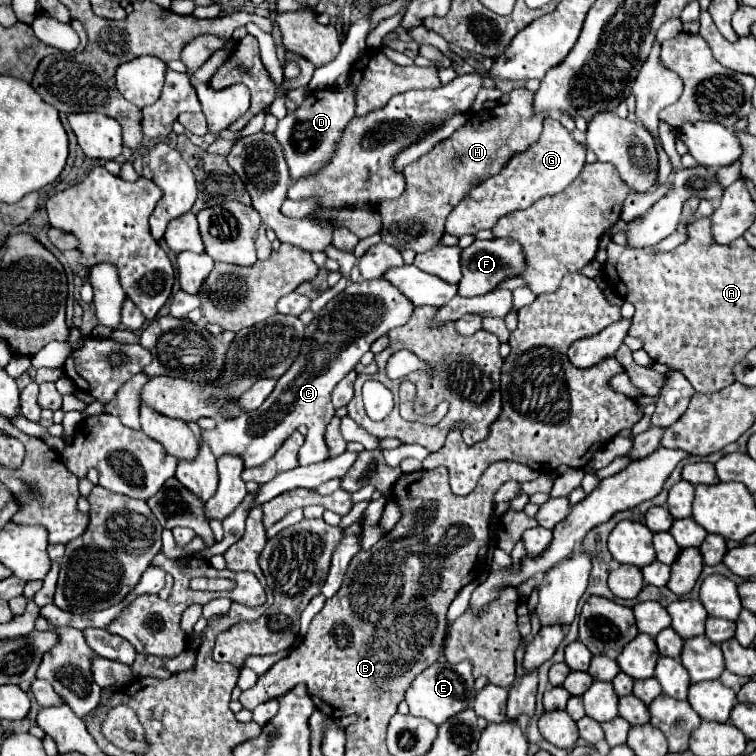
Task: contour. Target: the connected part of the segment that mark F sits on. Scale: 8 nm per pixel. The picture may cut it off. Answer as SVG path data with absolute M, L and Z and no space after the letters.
M512 238L476 240L462 250L462 280L458 284L460 296L480 296L492 292L500 282L524 272L524 250Z

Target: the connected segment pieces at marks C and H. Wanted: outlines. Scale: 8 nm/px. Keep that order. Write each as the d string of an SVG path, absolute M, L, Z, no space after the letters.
M380 278L380 280L364 280L364 282L358 282L358 284L350 282L346 286L346 290L340 292L338 296L334 296L314 316L314 320L306 326L304 342L300 346L300 354L298 354L296 362L288 368L288 372L284 372L278 378L276 388L264 400L264 404L258 410L252 410L252 412L242 414L240 418L222 420L222 422L216 424L214 430L220 430L220 456L222 454L236 454L236 456L242 456L244 458L246 468L260 466L260 464L264 464L266 460L270 460L274 456L274 452L294 432L296 426L306 424L308 426L308 434L306 434L306 444L300 448L300 466L324 462L326 458L330 458L328 456L328 446L326 446L326 440L324 440L324 432L326 432L326 426L328 426L328 422L332 420L332 416L336 412L334 406L332 406L332 402L330 402L330 394L332 394L334 386L350 370L354 370L354 366L370 350L370 346L372 346L374 340L378 340L380 336L388 334L392 328L404 326L410 320L412 310L414 310L414 304L404 294L400 294L400 290L392 282L388 282L384 278Z
M526 88L512 90L508 104L474 112L464 128L458 128L448 140L436 144L428 154L410 164L404 170L404 194L396 200L384 200L378 208L382 216L382 242L398 248L400 252L414 250L416 254L440 244L446 232L444 220L448 218L448 212L456 208L470 188L490 176L496 176L512 156L526 152L528 146L536 144L540 138L544 116L534 112L532 100L534 92Z

